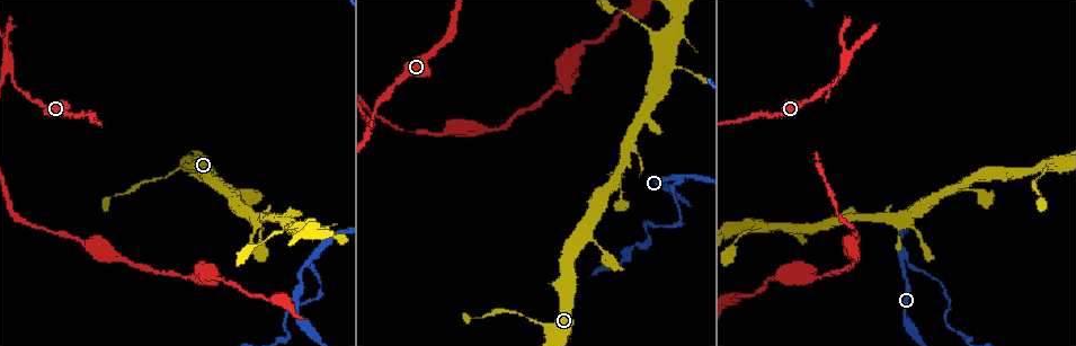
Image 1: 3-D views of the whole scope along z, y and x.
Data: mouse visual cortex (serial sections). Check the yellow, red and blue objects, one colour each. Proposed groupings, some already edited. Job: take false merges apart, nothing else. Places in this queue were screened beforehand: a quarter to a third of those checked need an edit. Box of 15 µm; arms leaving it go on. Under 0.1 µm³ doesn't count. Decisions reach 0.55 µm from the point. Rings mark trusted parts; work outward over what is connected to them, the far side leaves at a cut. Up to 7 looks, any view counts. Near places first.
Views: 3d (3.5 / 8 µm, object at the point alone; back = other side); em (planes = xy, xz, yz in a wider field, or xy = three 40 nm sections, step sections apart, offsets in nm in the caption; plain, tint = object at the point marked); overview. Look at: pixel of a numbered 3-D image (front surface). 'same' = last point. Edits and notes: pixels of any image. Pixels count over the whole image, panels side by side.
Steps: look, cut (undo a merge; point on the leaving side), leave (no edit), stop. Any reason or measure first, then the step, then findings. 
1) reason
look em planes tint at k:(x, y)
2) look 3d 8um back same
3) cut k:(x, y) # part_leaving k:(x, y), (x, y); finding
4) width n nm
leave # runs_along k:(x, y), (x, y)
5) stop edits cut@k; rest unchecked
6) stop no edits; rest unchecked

two arms in line, one across
look 3d 3.5um back at 1:(900, 260)

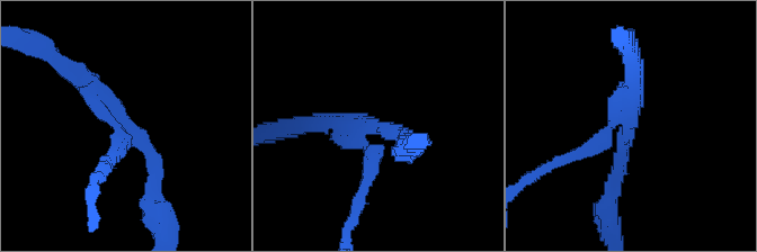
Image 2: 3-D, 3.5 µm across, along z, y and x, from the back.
arms 3; arm_widths 200, 200, 250 nm; shape alone is not enough
look em xy step 5 tint at 2:(628, 118)

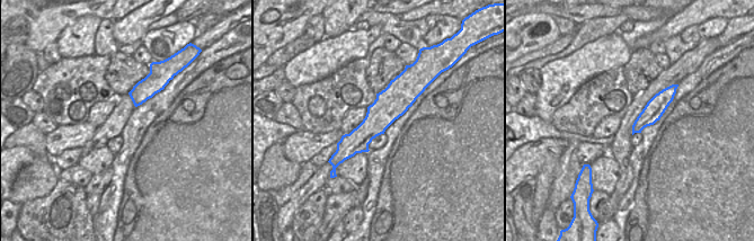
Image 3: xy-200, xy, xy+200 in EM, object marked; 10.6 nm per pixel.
cut 2:(374, 156) # part_leaving 2:(361, 136), (371, 174), (354, 217); two cells meet here

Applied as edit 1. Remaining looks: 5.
see it whole again
look overview

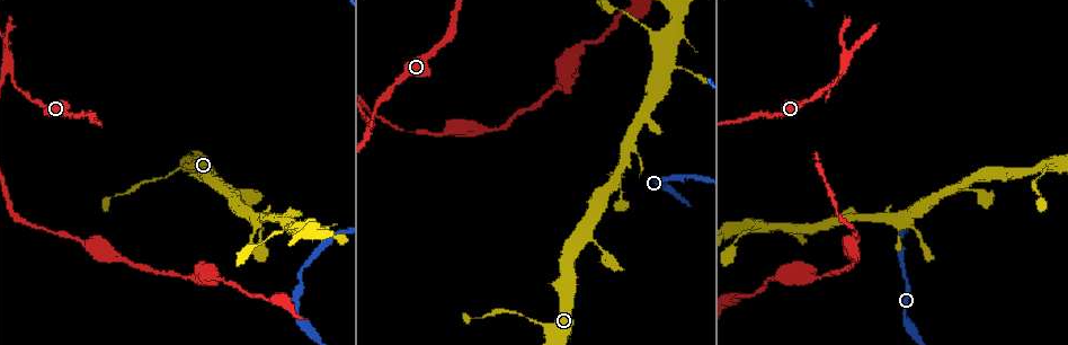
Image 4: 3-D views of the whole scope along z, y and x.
side arm on a straight run
look 3d 8um at 4:(13, 72)

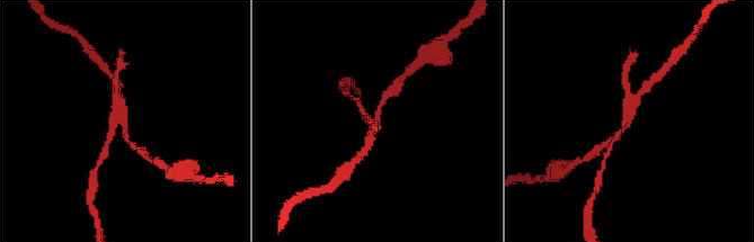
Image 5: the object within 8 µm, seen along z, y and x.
look 3d 3.5um at 5:(380, 122)

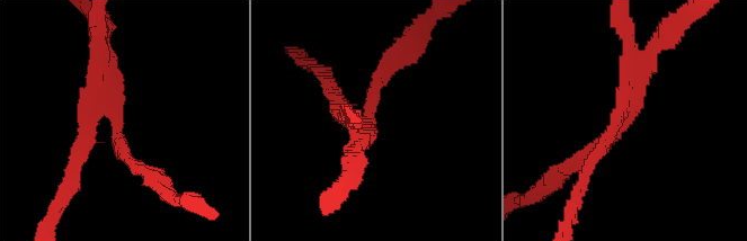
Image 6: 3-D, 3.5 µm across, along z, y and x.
arm_widths 150, 200, 250 nm
cut 6:(88, 146) # part_leaving 6:(634, 65), (631, 62), (625, 27); two cells meet here

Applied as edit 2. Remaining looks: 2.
stop edits cut@2, cut@6; rest unchecked

